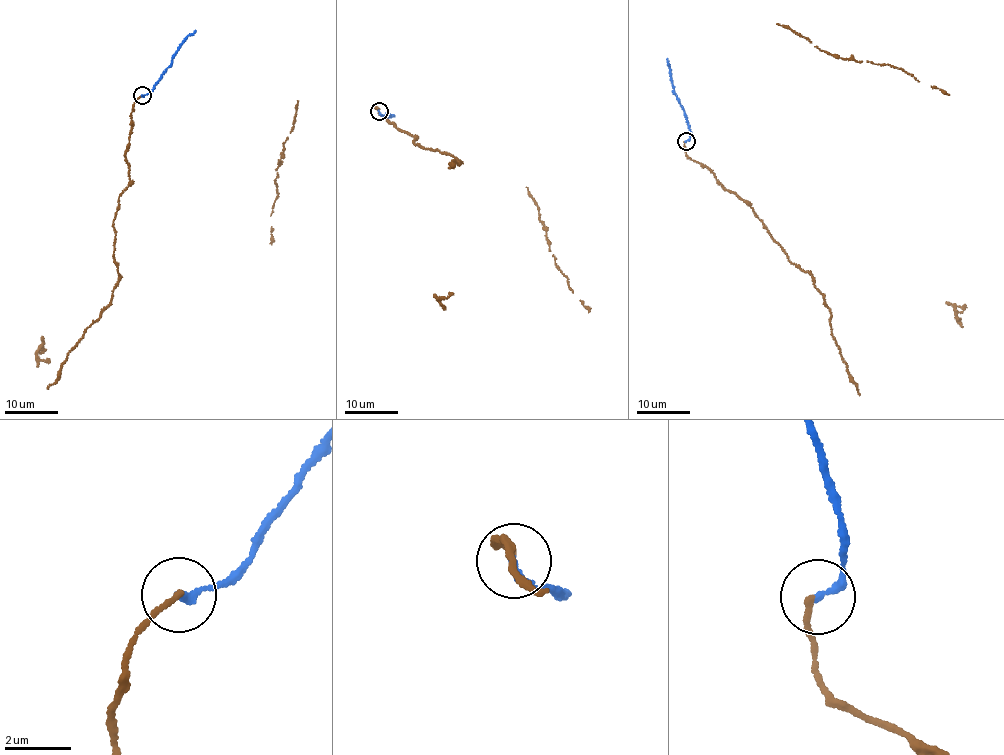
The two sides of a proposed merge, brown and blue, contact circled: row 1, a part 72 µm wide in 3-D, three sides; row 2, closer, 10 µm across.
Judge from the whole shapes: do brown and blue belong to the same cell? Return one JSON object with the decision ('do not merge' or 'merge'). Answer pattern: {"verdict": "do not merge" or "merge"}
{"verdict": "merge"}

